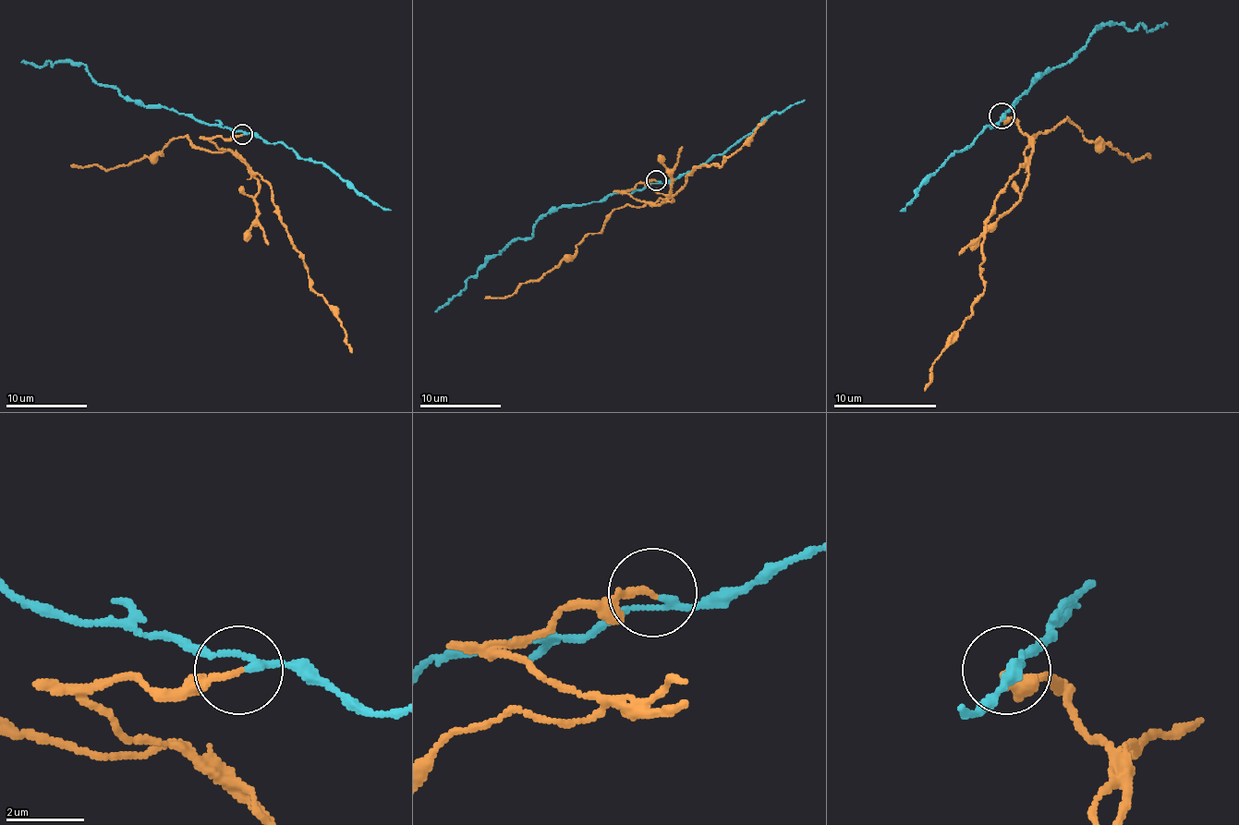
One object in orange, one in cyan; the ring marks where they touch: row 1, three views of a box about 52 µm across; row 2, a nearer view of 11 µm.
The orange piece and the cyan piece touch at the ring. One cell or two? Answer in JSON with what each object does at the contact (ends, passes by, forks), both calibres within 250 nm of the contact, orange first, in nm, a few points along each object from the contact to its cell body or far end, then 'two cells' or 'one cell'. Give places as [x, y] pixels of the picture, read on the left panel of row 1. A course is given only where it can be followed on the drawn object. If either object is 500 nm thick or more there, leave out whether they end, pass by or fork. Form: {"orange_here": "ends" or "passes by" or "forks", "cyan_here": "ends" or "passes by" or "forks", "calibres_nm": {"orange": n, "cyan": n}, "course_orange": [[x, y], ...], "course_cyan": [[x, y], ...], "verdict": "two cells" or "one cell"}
{"orange_here": "ends", "cyan_here": "passes by", "calibres_nm": {"orange": 160, "cyan": 150}, "course_orange": [[242, 135], [216, 137], [213, 143], [240, 157], [271, 188], [274, 212], [309, 285], [346, 333], [352, 353]], "course_cyan": [[242, 135], [163, 106], [137, 104], [116, 88], [100, 86], [81, 64], [20, 62]], "verdict": "two cells"}

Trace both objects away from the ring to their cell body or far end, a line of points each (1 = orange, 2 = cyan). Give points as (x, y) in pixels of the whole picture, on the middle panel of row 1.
1: (656, 181), (637, 183), (627, 193), (654, 203), (668, 199), (697, 166), (722, 166), (723, 158), (766, 119)
2: (656, 181), (599, 201), (551, 209), (534, 225), (530, 237), (514, 239), (434, 311)

